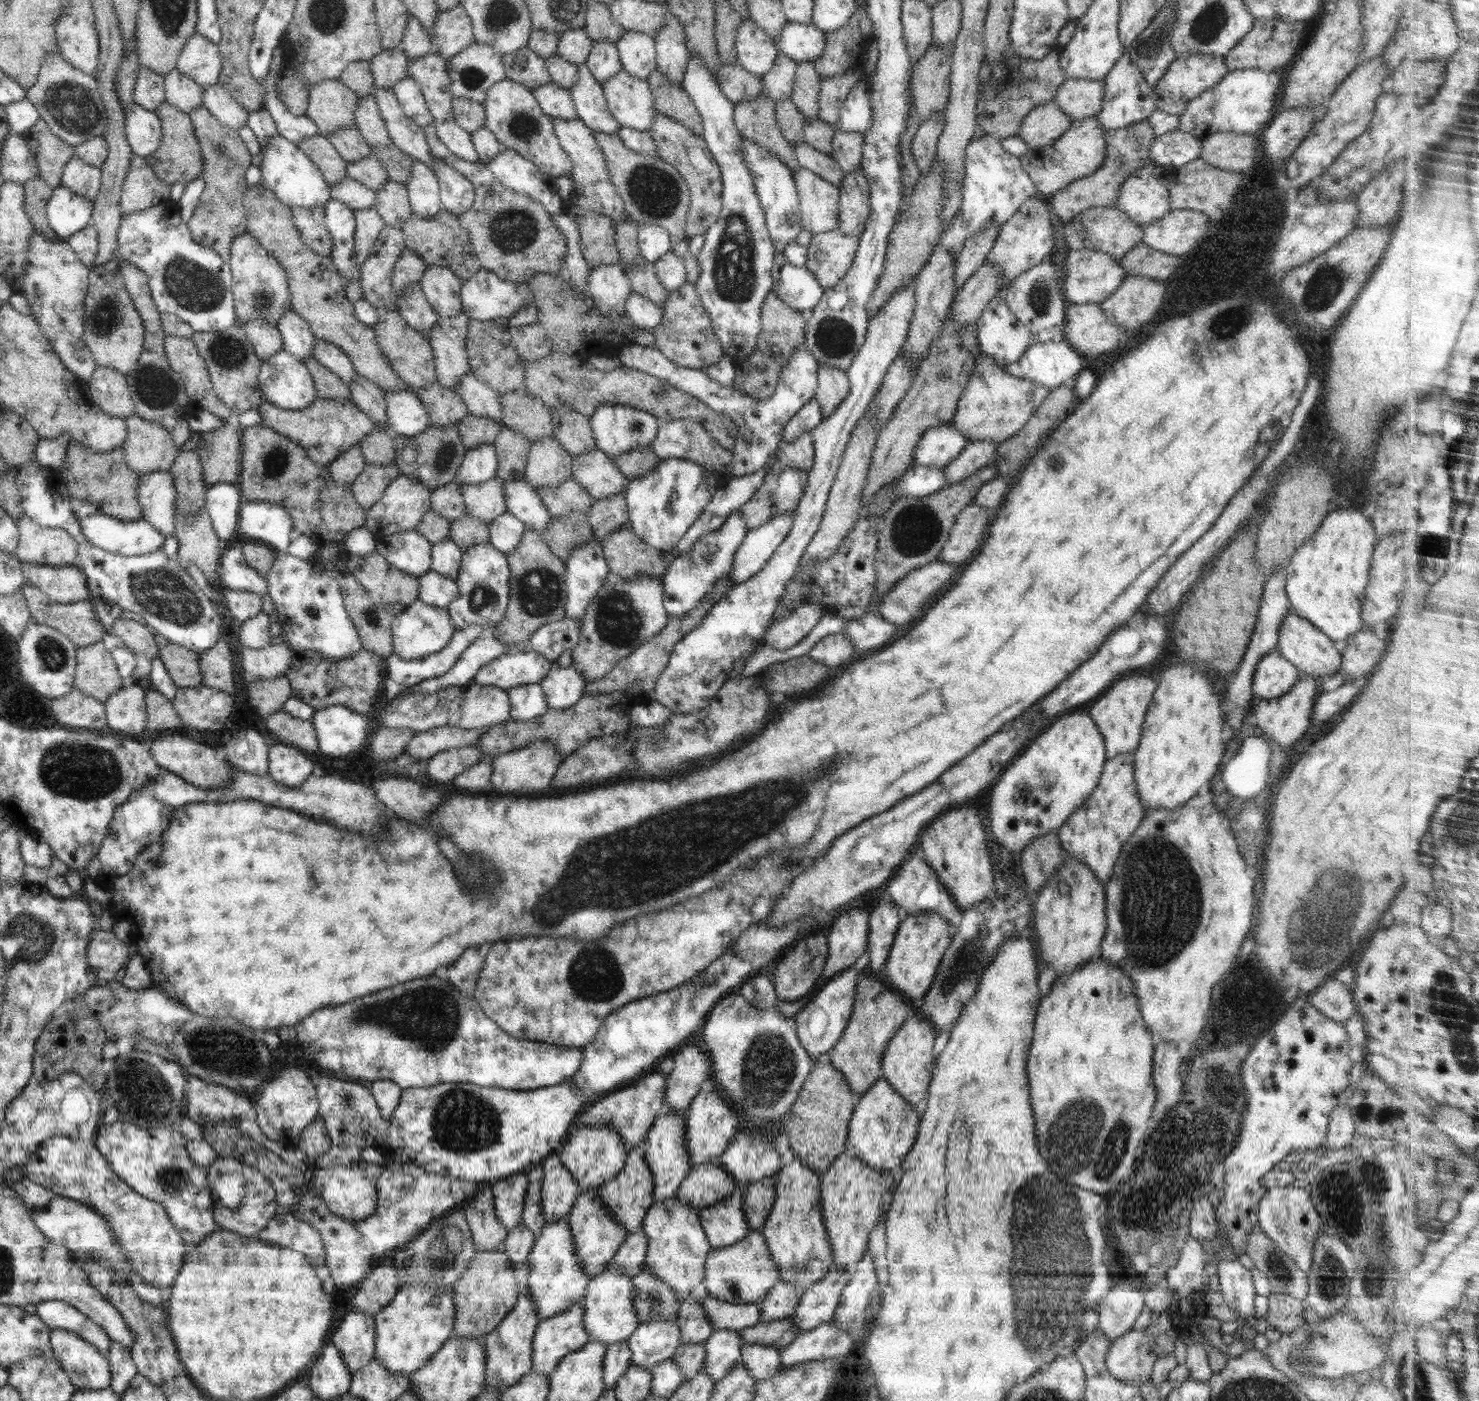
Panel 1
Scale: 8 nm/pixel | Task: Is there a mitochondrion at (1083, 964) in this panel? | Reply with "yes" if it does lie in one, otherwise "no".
no

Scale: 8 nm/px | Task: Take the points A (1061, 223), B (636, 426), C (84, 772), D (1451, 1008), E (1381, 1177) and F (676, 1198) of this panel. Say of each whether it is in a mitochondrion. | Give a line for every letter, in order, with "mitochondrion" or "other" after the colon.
A: other
B: mitochondrion
C: mitochondrion
D: mitochondrion
E: mitochondrion
F: other

